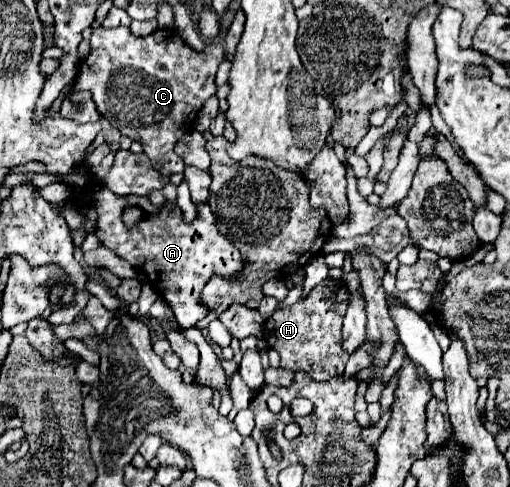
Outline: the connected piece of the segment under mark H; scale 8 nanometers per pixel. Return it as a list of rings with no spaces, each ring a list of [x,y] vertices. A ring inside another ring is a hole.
[[[340,285],[324,289],[316,287],[304,301],[298,301],[286,309],[276,309],[274,315],[264,323],[264,339],[270,349],[276,349],[280,353],[282,369],[304,371],[314,381],[328,381],[344,373],[348,353],[340,349],[340,333],[342,333],[342,319],[350,301],[344,299],[344,305],[340,305],[338,289]],[[318,323],[320,323],[320,337],[310,337],[312,329],[318,327]]]

